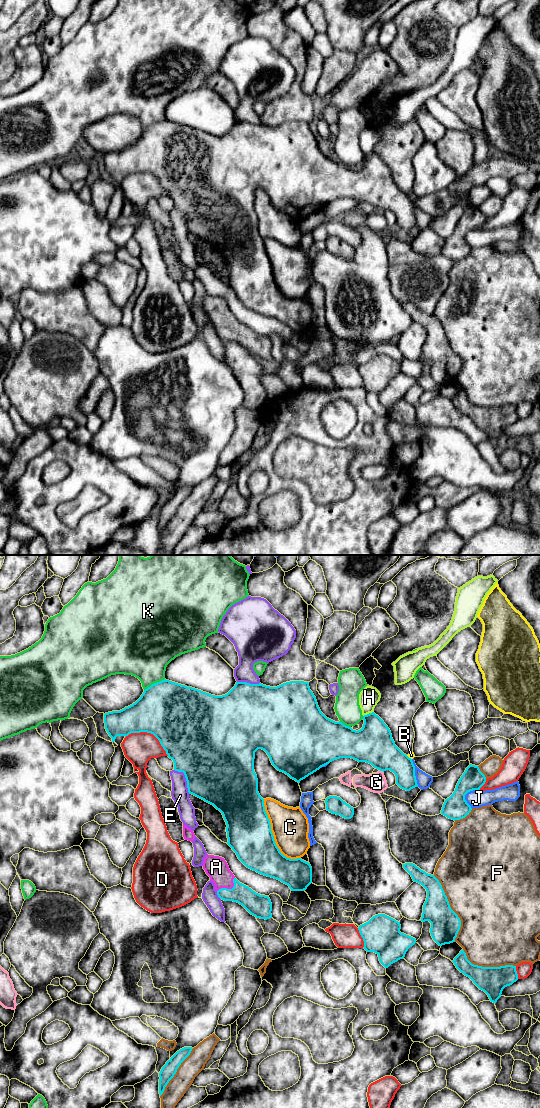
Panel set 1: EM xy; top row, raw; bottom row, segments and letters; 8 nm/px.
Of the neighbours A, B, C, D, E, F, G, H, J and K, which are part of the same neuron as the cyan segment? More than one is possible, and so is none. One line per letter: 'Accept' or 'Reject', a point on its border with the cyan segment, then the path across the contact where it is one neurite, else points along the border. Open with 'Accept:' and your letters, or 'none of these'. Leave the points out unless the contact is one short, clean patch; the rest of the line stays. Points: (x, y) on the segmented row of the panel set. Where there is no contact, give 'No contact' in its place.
Accept: A
A: Accept. Touches cyan at xy (229, 889)
B: Reject. Touches cyan at xy (408, 757). Boundary: xy (406, 755), (411, 759)
C: Reject. Touches cyan at xy (272, 835)
D: Reject. Touches cyan at xy (149, 732)
E: Reject. Touches cyan at xy (186, 779)
F: Reject. Touches cyan at xy (450, 908)
G: Reject. Touches cyan at xy (381, 770)
H: Reject. Touches cyan at xy (369, 713)
J: Reject. Touches cyan at xy (465, 794)
K: Reject. Touches cyan at xy (154, 683)

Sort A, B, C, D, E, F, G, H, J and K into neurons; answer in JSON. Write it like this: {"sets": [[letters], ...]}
{"sets": [["A"], ["B"], ["C"], ["D"], ["E"], ["F"], ["G"], ["H"], ["J"], ["K"]]}

